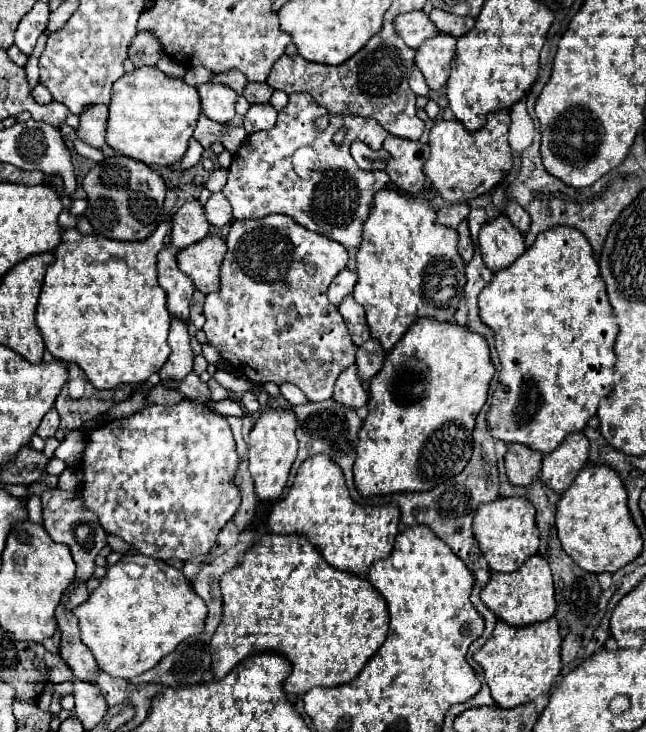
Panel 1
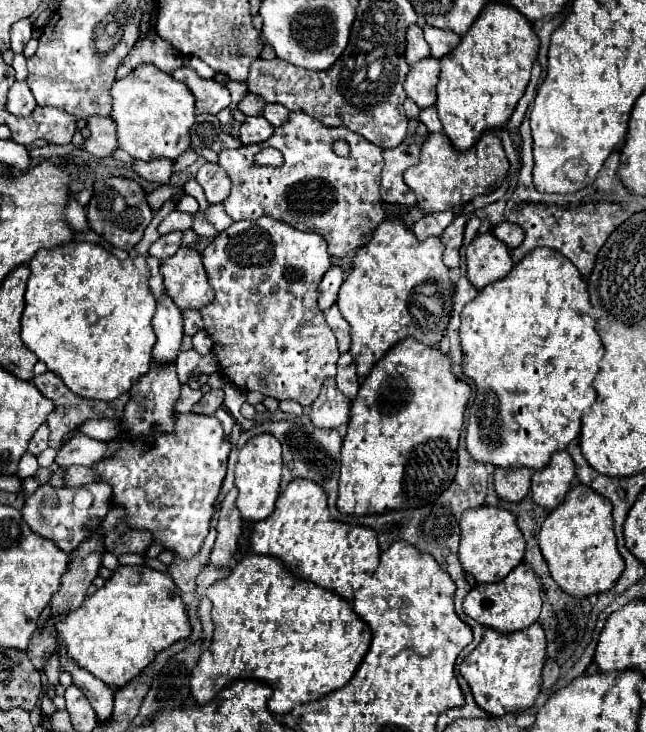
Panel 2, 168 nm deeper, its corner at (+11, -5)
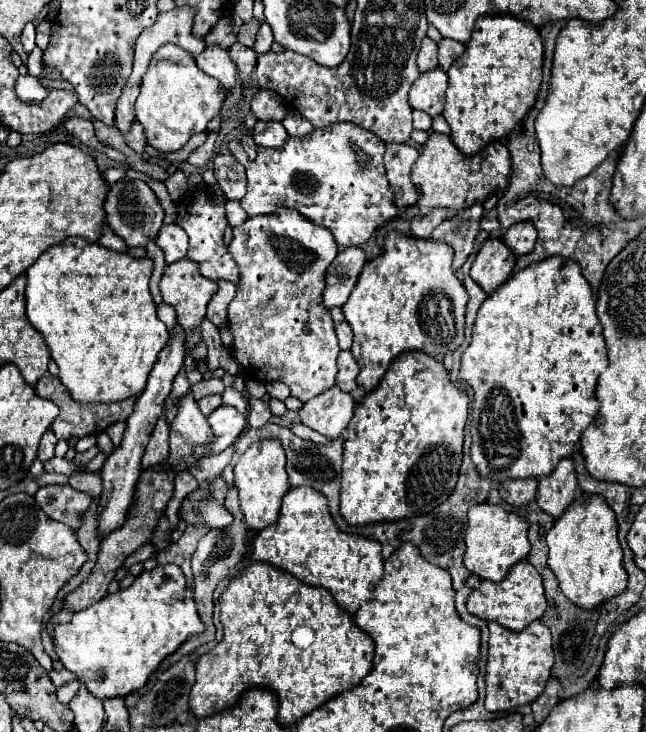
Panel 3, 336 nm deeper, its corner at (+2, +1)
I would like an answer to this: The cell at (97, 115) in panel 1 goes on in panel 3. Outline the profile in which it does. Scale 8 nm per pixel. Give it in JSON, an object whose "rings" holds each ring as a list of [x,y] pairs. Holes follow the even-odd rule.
{"rings":[[[133,122],[131,128],[129,128],[129,132],[123,134],[123,138],[125,138],[125,142],[127,142],[129,148],[133,148],[139,154],[143,152],[143,148],[145,148],[145,136],[143,136],[143,130],[141,130],[139,122]]]}

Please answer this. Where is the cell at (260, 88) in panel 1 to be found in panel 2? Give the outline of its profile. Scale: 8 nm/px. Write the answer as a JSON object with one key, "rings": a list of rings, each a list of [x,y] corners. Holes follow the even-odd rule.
{"rings":[[[248,92],[248,94],[242,98],[238,110],[242,110],[246,116],[262,116],[264,106],[266,106],[266,102],[262,100],[262,96]]]}

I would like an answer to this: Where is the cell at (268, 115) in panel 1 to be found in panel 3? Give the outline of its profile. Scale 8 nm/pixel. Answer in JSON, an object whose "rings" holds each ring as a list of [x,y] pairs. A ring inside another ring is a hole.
{"rings":[[[257,120],[255,128],[253,128],[253,138],[257,146],[265,146],[265,148],[277,148],[283,146],[287,140],[287,130],[283,128],[281,122],[263,122]]]}

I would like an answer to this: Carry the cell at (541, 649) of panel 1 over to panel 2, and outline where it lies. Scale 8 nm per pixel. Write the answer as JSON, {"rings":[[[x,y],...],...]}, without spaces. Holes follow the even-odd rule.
{"rings":[[[532,624],[526,630],[512,634],[502,634],[498,630],[486,628],[482,642],[468,654],[460,664],[460,674],[470,684],[476,704],[492,714],[516,714],[536,704],[540,694],[540,672],[546,662],[546,638],[540,624]]]}

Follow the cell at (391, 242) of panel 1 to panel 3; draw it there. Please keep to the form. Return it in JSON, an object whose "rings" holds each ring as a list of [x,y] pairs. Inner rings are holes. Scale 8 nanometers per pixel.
{"rings":[[[389,232],[383,254],[367,262],[343,306],[343,314],[355,334],[351,352],[361,366],[357,384],[373,390],[389,364],[407,350],[421,350],[443,358],[463,342],[465,304],[469,300],[453,268],[453,248],[445,242],[423,240]]]}

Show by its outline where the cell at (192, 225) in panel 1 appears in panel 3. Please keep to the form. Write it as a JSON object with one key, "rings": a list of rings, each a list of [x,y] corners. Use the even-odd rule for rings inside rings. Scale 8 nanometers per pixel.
{"rings":[[[165,224],[165,226],[159,230],[157,246],[165,252],[167,264],[177,262],[177,260],[181,260],[181,258],[187,256],[187,248],[189,248],[187,234],[185,234],[185,232],[181,230],[181,226],[177,226],[177,224]]]}

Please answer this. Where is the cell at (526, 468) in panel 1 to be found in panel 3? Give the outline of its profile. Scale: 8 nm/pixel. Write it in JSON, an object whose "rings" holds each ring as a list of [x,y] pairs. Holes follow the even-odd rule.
{"rings":[[[523,478],[523,480],[505,480],[499,488],[499,494],[505,502],[513,506],[521,506],[525,502],[535,500],[537,494],[537,480],[535,478]]]}

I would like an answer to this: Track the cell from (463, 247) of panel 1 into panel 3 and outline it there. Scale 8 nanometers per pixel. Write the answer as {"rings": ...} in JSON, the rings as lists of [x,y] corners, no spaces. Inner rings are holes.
{"rings":[[[477,202],[461,212],[451,214],[441,226],[437,226],[437,230],[433,230],[431,240],[447,242],[455,250],[453,270],[459,270],[473,252],[473,242],[479,232],[479,222],[483,212],[485,212],[483,204]]]}

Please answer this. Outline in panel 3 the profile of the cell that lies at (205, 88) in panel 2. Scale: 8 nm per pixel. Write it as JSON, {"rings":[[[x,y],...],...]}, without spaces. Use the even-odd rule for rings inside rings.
{"rings":[[[211,46],[205,48],[197,58],[195,64],[199,70],[203,70],[205,74],[213,76],[219,80],[221,88],[229,94],[235,88],[235,64],[231,62],[227,50],[219,48],[219,46]]]}

